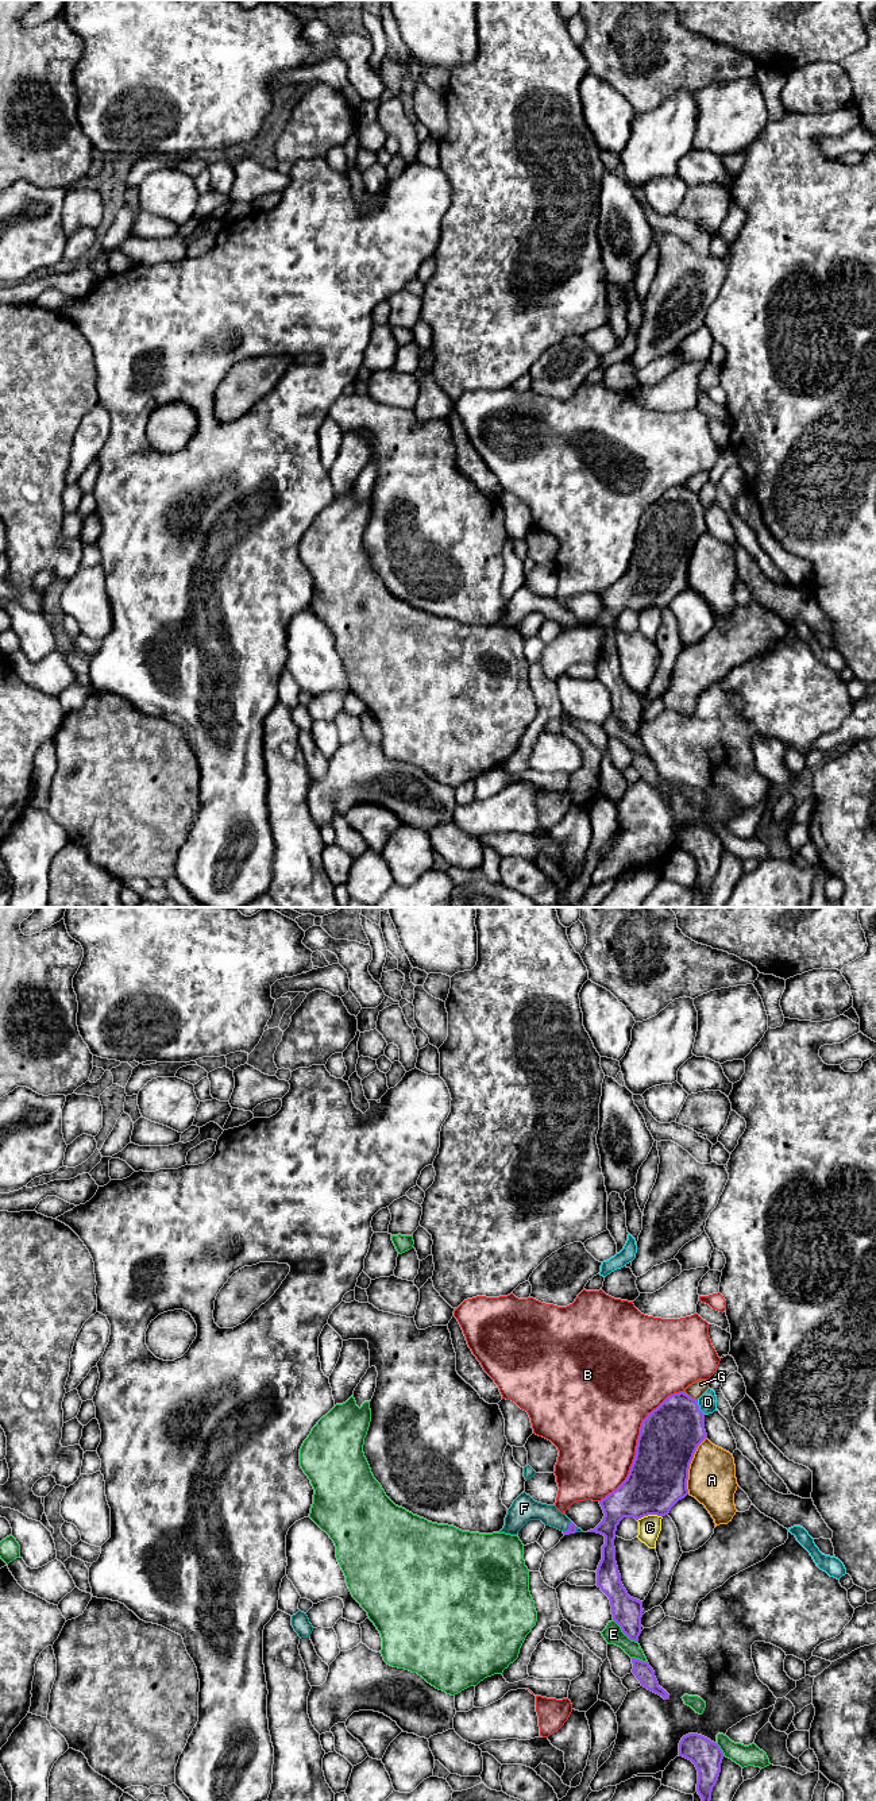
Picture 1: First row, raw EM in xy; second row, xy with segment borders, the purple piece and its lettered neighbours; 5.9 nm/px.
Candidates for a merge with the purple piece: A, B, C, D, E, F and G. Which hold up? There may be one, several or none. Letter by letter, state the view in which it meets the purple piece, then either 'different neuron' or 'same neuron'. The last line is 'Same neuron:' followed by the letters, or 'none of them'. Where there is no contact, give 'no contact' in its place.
A: meets purple in xy; different neuron
B: meets purple in xy; different neuron
C: meets purple in xy; different neuron
D: meets purple in xy; different neuron
E: meets purple in xy; different neuron
F: meets purple in xy; same neuron
G: meets purple in xy; different neuron
Same neuron: F

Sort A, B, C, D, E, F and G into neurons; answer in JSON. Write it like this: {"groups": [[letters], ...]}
{"groups": [["A"], ["B"], ["C"], ["D"], ["E"], ["F"], ["G"]]}

